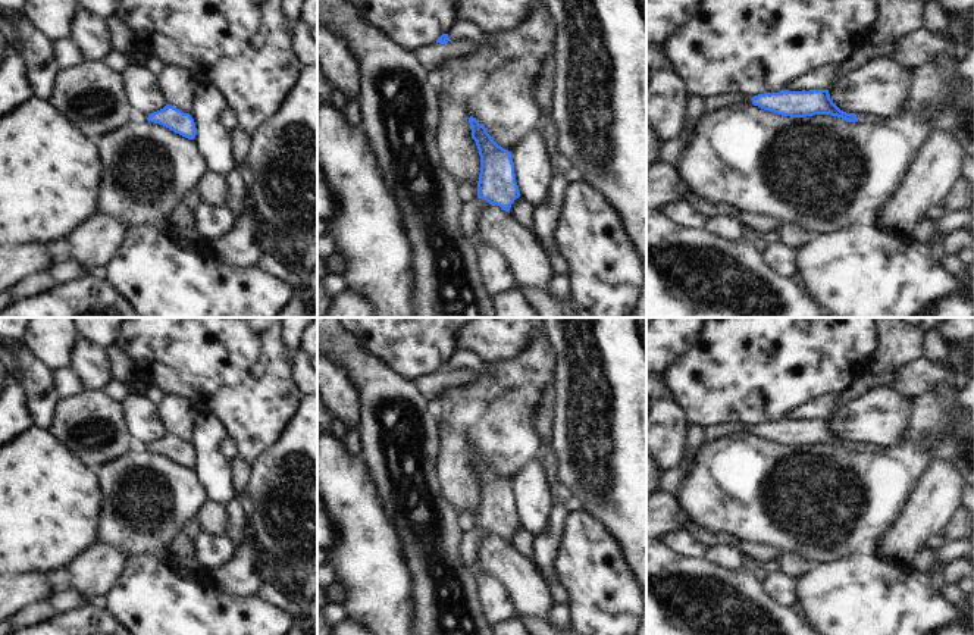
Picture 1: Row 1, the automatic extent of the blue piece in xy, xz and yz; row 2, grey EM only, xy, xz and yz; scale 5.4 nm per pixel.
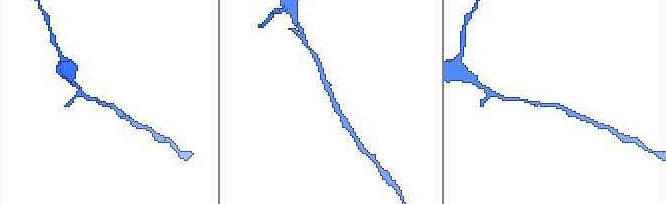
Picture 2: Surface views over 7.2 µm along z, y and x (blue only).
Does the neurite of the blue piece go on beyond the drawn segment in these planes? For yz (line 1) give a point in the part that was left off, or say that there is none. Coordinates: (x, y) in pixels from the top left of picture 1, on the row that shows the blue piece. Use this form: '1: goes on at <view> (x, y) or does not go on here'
1: goes on at yz (863, 118)

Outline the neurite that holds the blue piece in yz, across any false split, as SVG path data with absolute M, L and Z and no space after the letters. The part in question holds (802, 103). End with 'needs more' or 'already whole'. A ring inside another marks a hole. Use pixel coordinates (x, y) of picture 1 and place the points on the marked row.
M782 90L779 93L764 93L754 96L752 104L764 110L790 118L831 115L858 125L881 121L876 116L868 116L864 113L846 113L840 110L830 98L829 90Z | needs more

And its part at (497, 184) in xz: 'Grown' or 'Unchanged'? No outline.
Grown.

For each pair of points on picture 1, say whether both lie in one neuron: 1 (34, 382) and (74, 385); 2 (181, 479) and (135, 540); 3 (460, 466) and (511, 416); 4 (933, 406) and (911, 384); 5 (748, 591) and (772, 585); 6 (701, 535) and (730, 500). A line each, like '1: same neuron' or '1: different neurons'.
1: different neurons
2: same neuron
3: same neuron
4: different neurons
5: different neurons
6: different neurons

